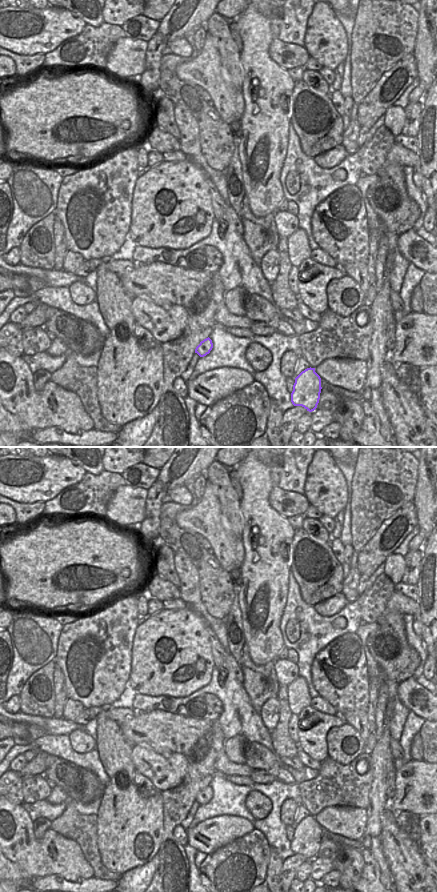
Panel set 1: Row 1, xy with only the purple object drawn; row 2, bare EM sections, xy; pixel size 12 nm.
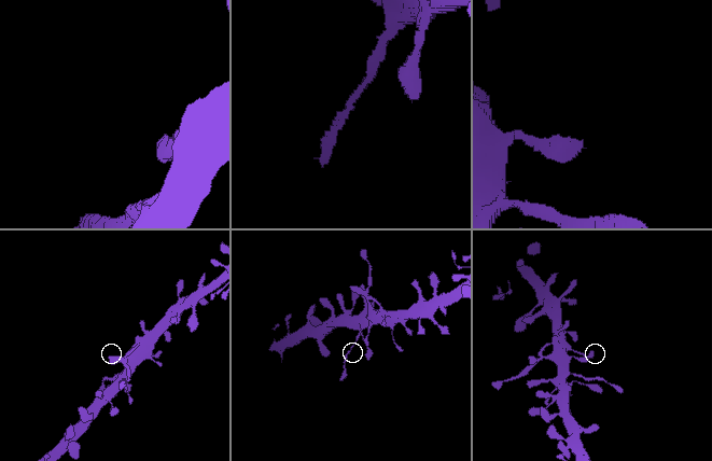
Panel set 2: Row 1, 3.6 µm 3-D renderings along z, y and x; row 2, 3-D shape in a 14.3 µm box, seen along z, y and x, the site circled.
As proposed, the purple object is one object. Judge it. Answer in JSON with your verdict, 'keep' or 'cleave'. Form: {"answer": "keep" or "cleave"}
{"answer": "cleave"}

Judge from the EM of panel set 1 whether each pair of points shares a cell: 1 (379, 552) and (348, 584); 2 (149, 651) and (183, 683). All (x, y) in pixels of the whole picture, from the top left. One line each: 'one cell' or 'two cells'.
1: two cells
2: one cell

